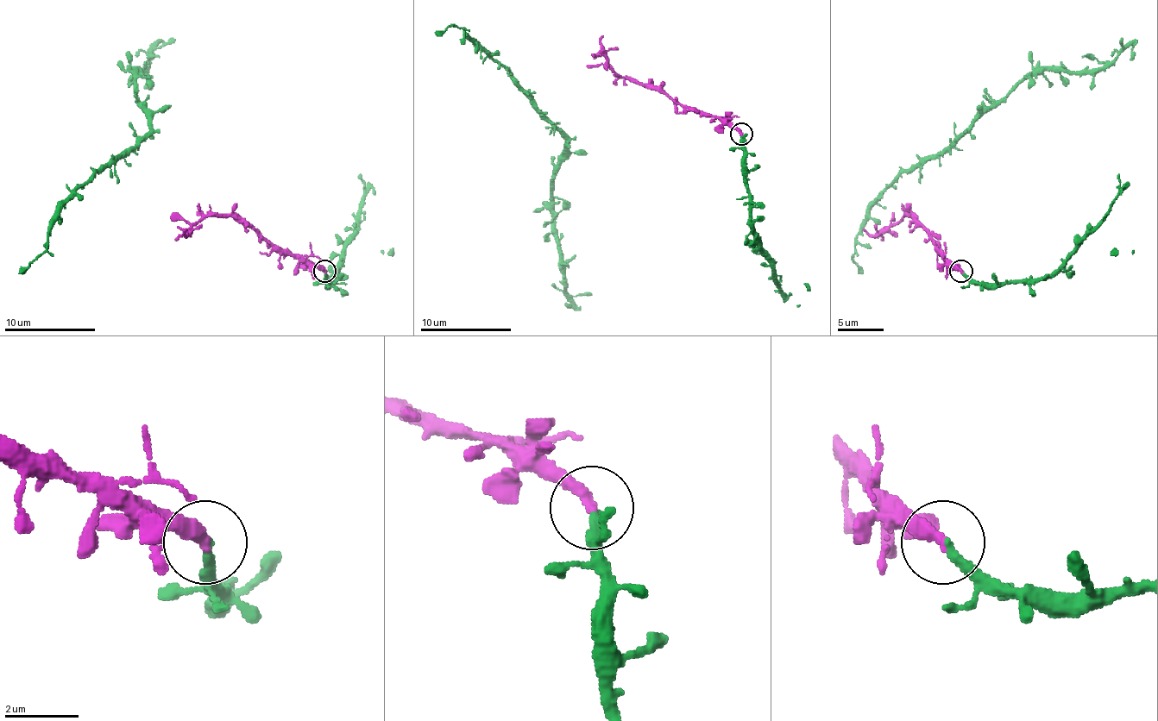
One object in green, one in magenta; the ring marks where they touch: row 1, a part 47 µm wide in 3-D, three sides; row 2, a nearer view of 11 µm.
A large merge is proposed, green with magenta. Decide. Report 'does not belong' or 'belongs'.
belongs

